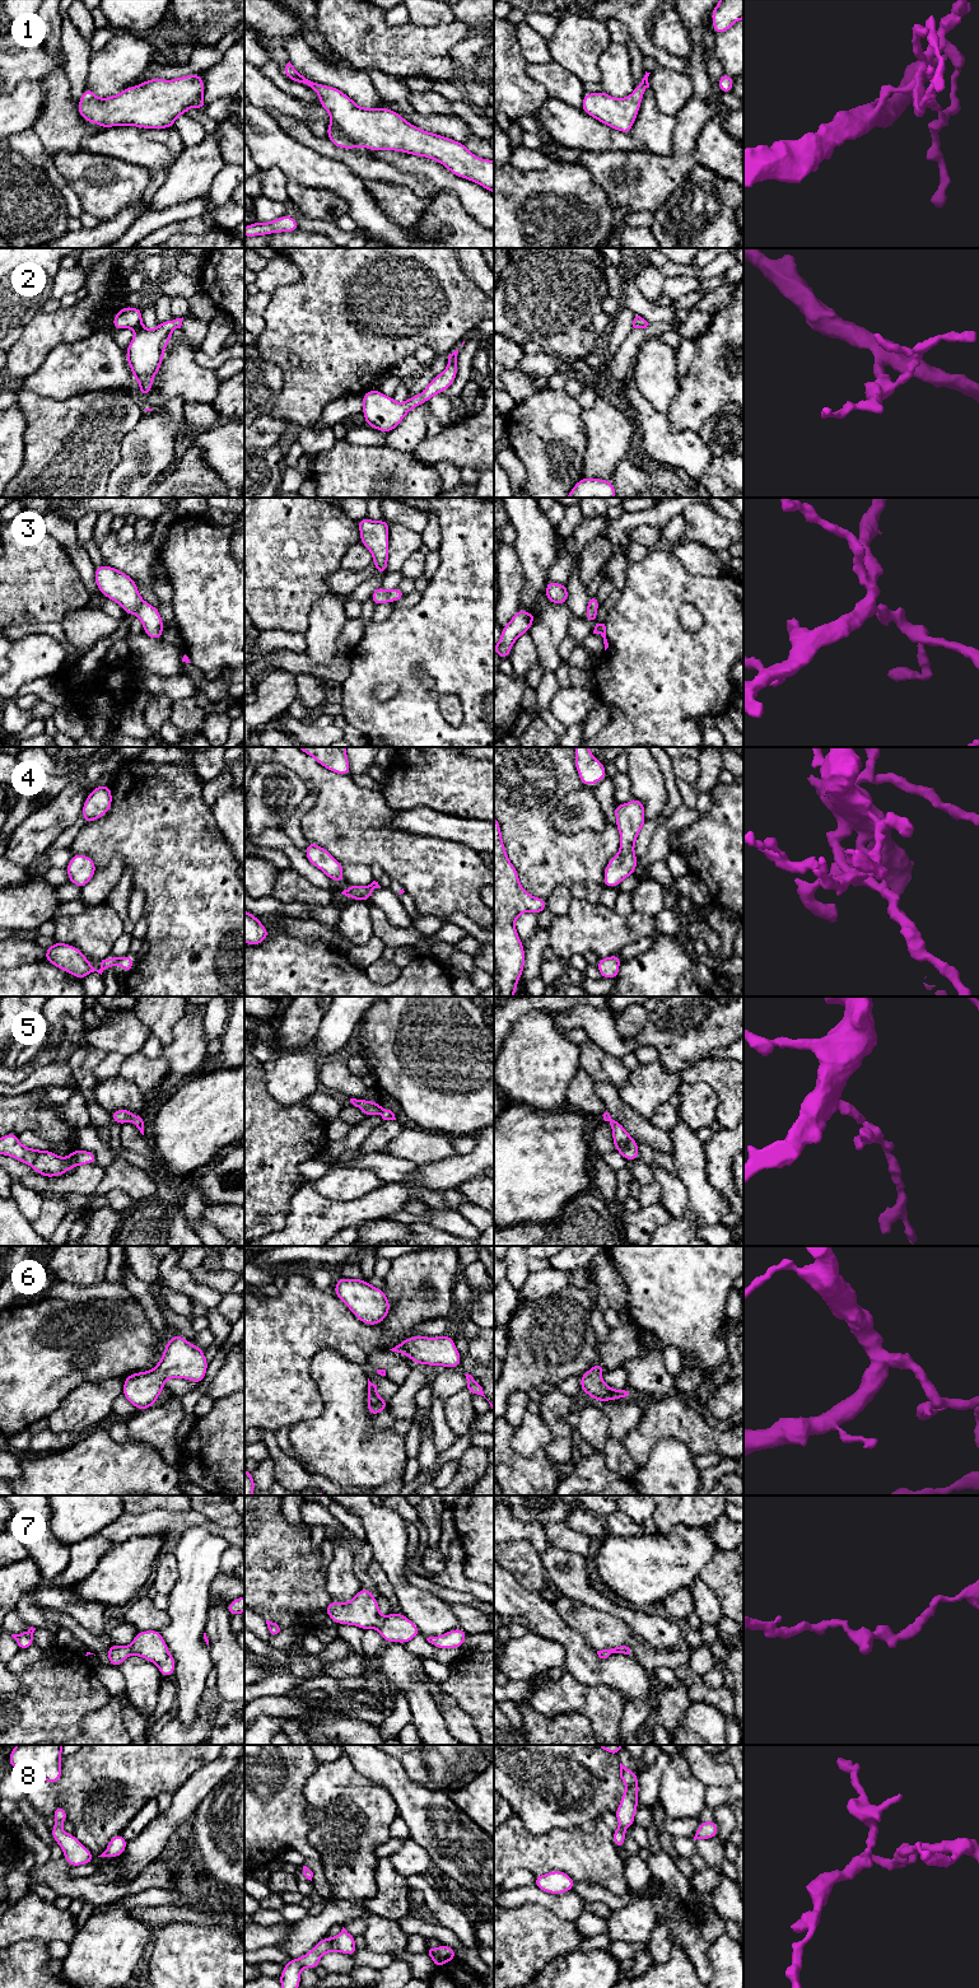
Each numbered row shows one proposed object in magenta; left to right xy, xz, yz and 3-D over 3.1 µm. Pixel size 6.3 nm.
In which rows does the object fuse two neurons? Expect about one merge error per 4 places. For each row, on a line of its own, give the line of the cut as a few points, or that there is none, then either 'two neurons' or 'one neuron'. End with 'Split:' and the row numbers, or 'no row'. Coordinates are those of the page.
1: no cut; one neuron
2: no cut; one neuron
3: no cut; one neuron
4: no cut; one neuron
5: no cut; one neuron
6: no cut; one neuron
7: no cut; one neuron
8: no cut; one neuron
Split: no row

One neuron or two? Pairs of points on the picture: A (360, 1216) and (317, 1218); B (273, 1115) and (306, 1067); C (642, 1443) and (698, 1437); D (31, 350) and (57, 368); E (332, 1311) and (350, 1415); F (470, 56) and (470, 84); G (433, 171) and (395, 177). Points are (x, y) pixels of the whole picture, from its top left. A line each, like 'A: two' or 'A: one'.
A: one
B: two
C: one
D: two
E: two
F: one
G: two

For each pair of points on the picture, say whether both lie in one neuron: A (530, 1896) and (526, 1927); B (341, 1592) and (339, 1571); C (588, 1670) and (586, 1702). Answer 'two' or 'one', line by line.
A: two
B: one
C: two

